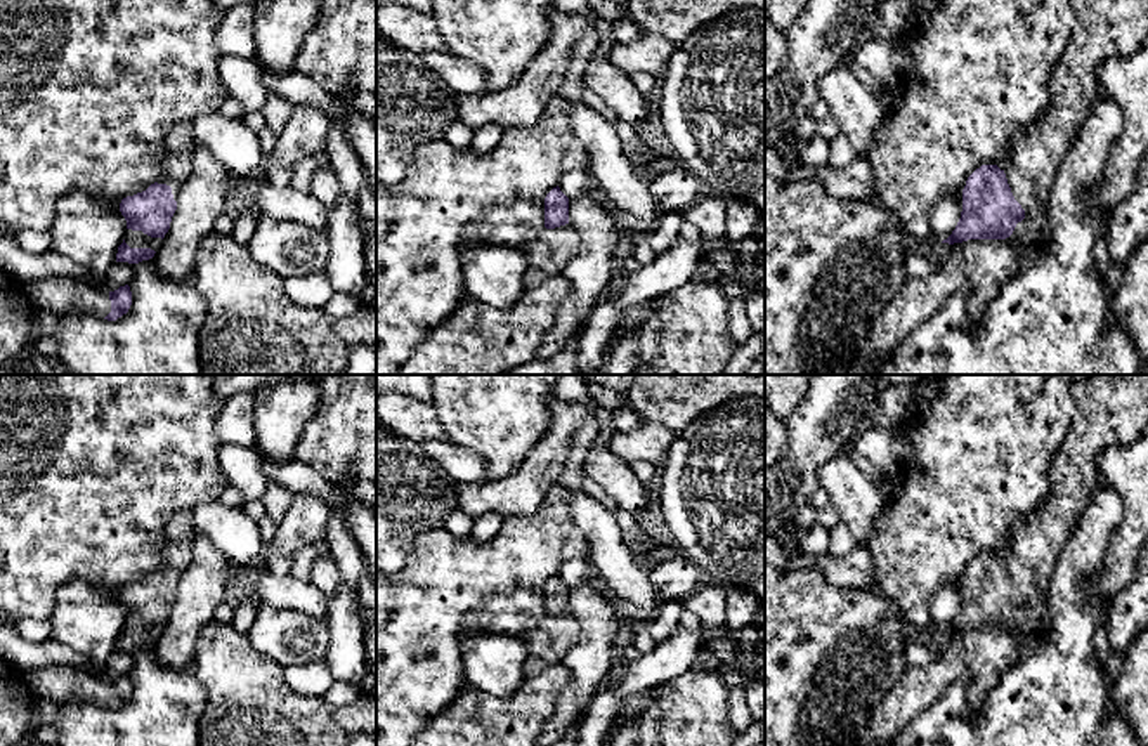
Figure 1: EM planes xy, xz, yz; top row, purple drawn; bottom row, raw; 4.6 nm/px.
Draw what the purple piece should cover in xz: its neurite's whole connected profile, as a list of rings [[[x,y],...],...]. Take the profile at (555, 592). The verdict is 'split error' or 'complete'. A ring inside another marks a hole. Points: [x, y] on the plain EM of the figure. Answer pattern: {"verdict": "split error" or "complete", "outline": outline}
{"verdict": "split error", "outline": [[[553,576],[545,586],[545,621],[541,626],[520,635],[529,656],[524,675],[531,678],[562,659],[577,644],[581,626],[569,614],[569,586]]]}

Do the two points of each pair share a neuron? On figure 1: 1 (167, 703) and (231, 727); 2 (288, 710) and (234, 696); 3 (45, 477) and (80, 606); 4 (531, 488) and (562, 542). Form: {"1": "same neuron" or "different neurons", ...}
{"1": "different neurons", "2": "same neuron", "3": "different neurons", "4": "different neurons"}

